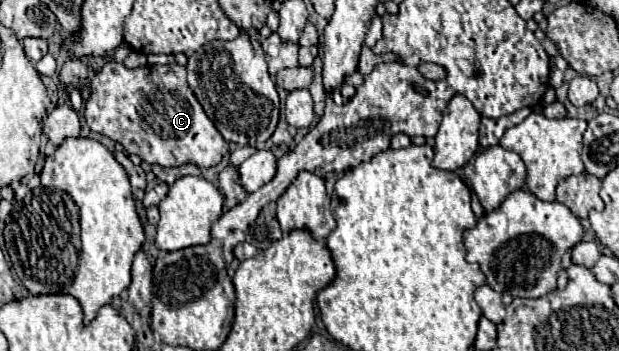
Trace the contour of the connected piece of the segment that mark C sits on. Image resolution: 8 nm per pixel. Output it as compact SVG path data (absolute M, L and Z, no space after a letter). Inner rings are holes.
M111 61L91 81L91 97L85 111L87 125L121 143L127 153L139 155L145 163L159 163L163 167L185 163L201 169L213 167L229 151L227 141L193 97L185 77L185 67L177 63L127 69Z

